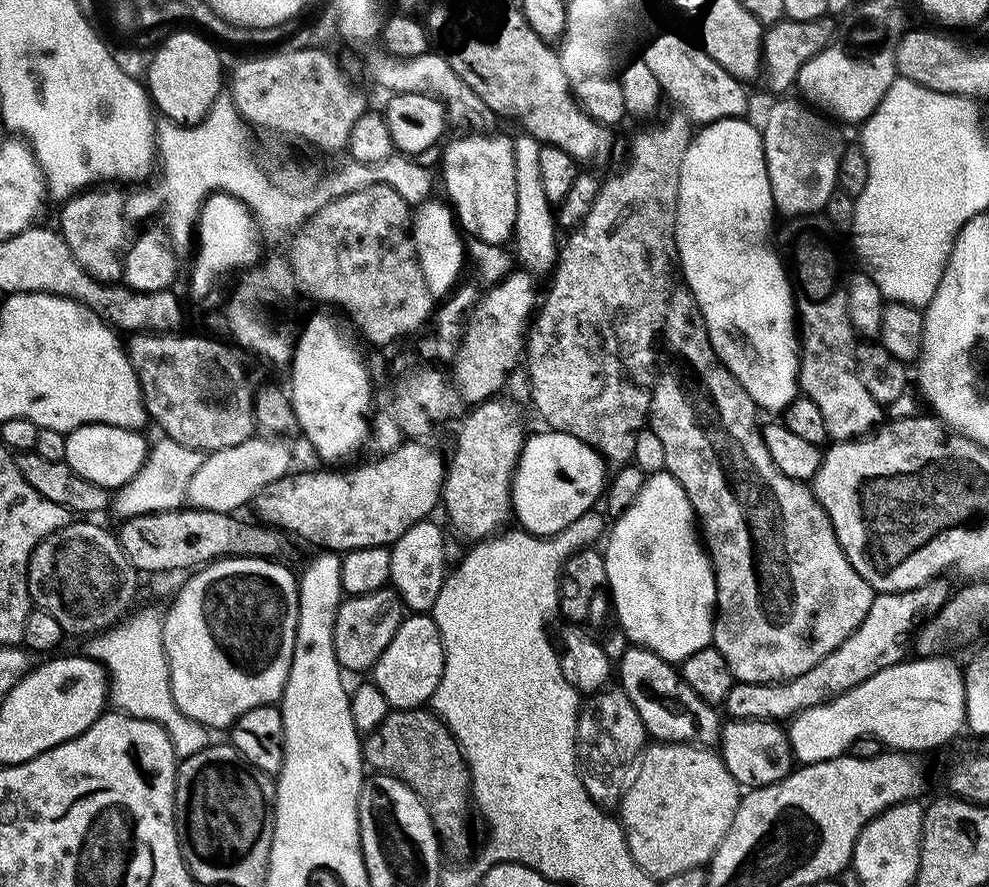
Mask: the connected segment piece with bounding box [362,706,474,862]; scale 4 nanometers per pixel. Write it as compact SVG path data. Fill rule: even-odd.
M424 706L389 711L381 724L367 733L362 751L369 769L398 778L418 794L430 814L441 849L447 855L449 852L453 861L464 862L473 855L472 832L468 829L472 779L456 739L435 712Z

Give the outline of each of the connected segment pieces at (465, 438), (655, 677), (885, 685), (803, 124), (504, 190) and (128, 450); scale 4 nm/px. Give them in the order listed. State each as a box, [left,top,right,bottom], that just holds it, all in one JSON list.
[[442,398,526,542],[618,646,721,745],[786,654,966,765],[762,98,846,216],[438,134,518,246],[65,424,149,490]]

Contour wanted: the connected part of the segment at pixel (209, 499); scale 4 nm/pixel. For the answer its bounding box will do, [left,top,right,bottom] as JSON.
[187,438,292,513]

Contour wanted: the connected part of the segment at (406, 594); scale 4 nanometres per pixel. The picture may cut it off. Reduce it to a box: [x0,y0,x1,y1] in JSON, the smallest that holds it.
[390,518,444,614]

